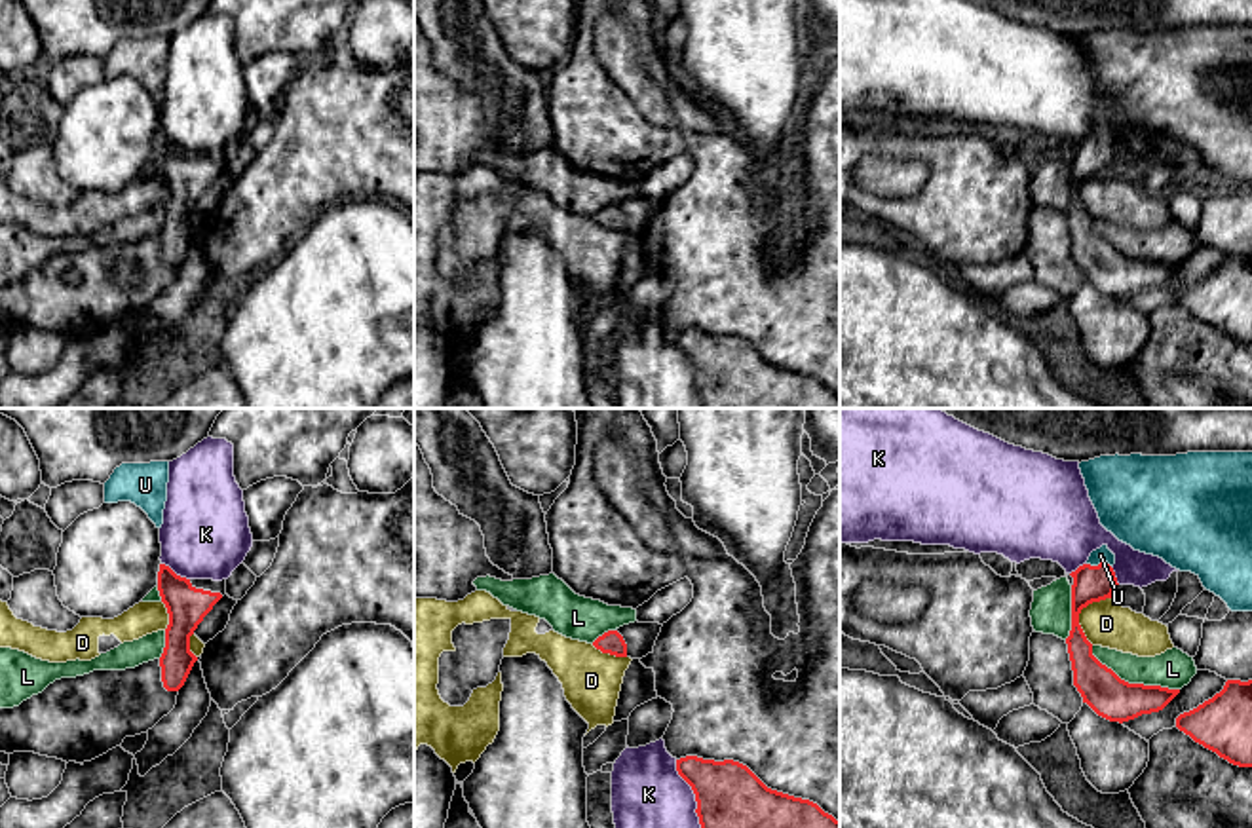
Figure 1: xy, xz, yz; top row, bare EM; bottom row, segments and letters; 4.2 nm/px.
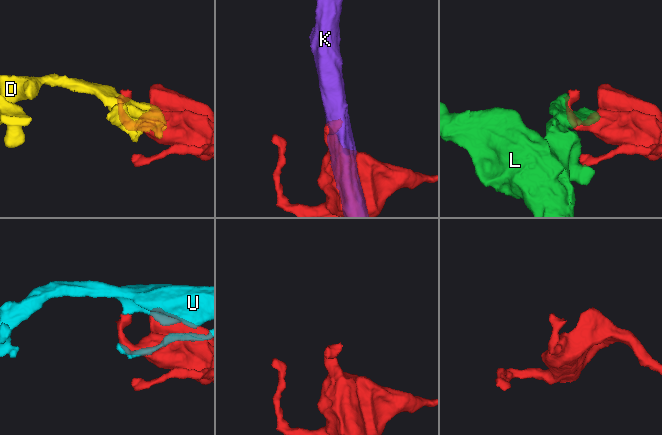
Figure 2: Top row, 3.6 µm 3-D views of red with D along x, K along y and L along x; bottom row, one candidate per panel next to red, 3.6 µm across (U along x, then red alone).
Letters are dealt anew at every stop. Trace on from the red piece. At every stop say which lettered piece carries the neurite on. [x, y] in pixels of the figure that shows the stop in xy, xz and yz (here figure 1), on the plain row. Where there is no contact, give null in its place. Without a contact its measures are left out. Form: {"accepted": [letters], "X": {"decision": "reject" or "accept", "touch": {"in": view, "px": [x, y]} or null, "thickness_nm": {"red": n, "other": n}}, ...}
{"accepted": ["U"], "D": {"decision": "reject", "touch": {"in": "yz", "px": [1080, 187]}, "thickness_nm": {"red": 160, "other": 200}}, "K": {"decision": "reject", "touch": {"in": "xz", "px": [696, 371]}, "thickness_nm": {"red": 380, "other": 360}}, "L": {"decision": "reject", "touch": {"in": "yz", "px": [1133, 259]}, "thickness_nm": {"red": 180, "other": 160}}, "U": {"decision": "accept", "touch": {"in": "yz", "px": [1099, 139]}, "thickness_nm": {"red": 160, "other": 60}}}

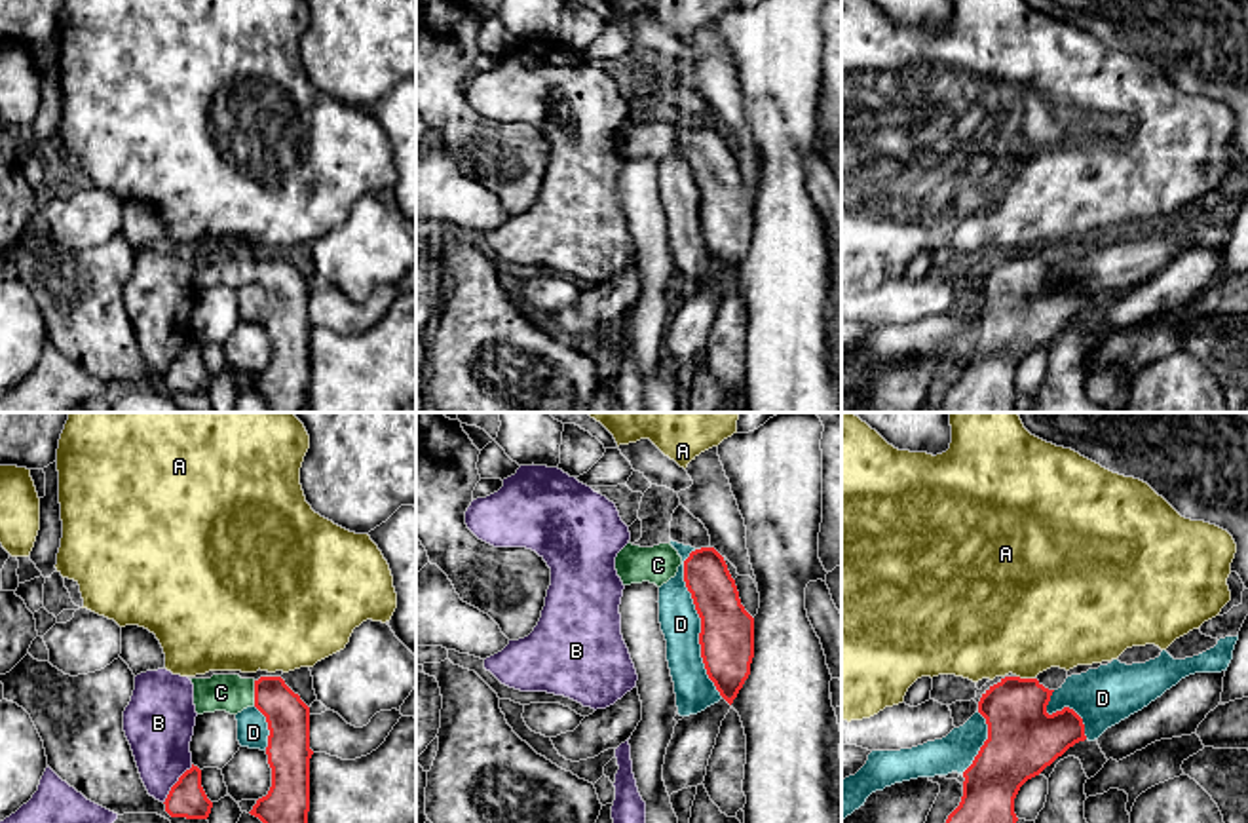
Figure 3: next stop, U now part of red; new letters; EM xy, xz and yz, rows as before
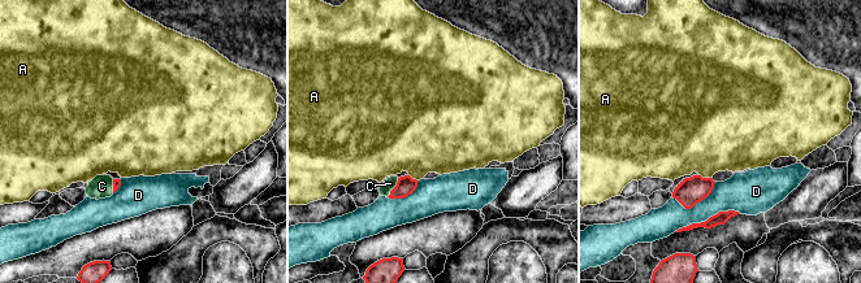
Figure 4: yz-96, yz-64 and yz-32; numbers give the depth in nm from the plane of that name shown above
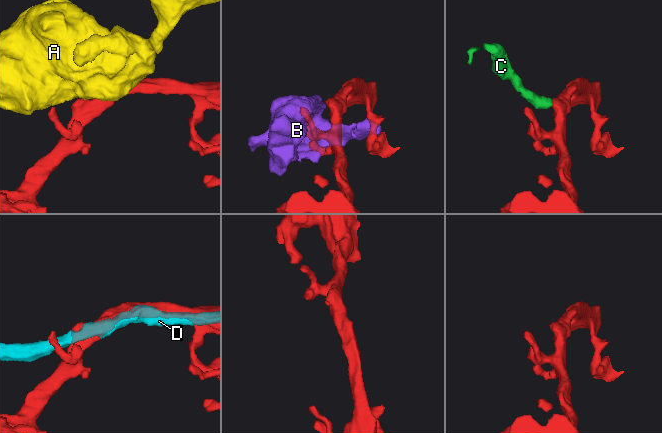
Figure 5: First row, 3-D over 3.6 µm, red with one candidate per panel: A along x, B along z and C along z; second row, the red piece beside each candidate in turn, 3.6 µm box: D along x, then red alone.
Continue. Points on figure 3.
{"accepted": ["C"], "A": {"decision": "reject", "touch": {"in": "yz", "px": [1026, 253]}, "thickness_nm": {"red": 300, "other": 460}}, "B": {"decision": "reject", "touch": {"in": "xy", "px": [175, 358]}, "thickness_nm": {"red": 160, "other": 280}}, "C": {"decision": "accept", "touch": {"in": "xy", "px": [255, 267]}, "thickness_nm": {"red": 180, "other": 160}}, "D": {"decision": "reject", "touch": {"in": "xz", "px": [701, 198]}, "thickness_nm": {"red": 220, "other": 170}}}

